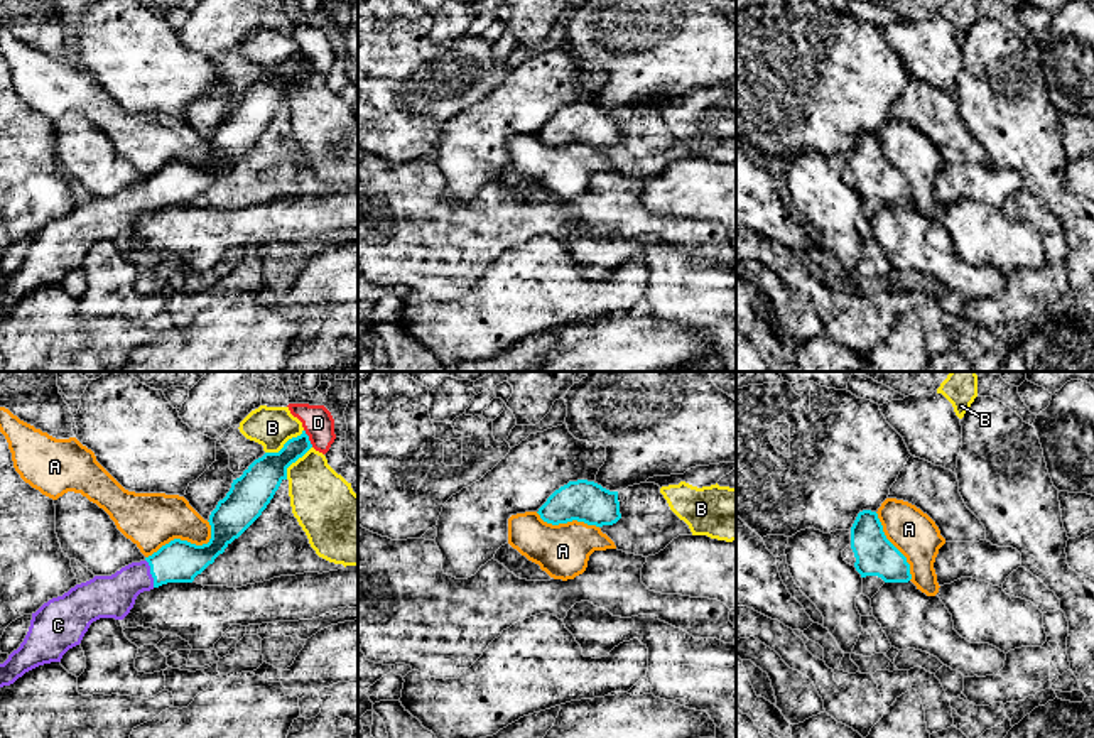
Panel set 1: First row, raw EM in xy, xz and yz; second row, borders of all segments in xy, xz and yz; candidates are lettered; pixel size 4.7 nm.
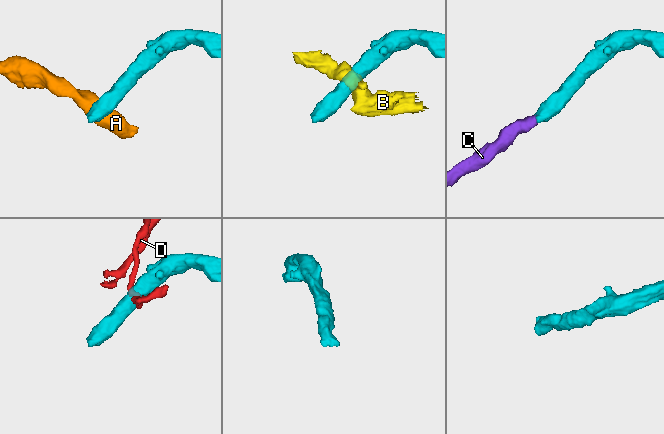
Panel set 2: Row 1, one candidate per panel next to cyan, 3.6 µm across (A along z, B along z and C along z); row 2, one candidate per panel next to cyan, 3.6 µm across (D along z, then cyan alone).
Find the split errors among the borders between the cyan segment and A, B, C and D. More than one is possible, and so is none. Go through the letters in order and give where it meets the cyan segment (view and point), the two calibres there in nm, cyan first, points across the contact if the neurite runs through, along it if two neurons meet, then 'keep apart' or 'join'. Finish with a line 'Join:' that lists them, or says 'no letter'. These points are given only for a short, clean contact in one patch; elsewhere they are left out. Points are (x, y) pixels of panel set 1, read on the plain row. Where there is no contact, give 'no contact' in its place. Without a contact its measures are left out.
A: contact xy (186, 162); calibres 200 and 260 nm; border xy (210, 144), (206, 164), (171, 161), (146, 179); keep apart
B: contact xy (284, 66); calibres 180 and 190 nm; border xy (303, 51), (277, 73), (265, 75); keep apart
C: contact xy (151, 195); calibres 200 and 200 nm; way xy (179, 183), (151, 195), (105, 218); join
D: contact xy (308, 59); calibres 160 and 150 nm; border xy (304, 51), (313, 68); keep apart
Join: C

